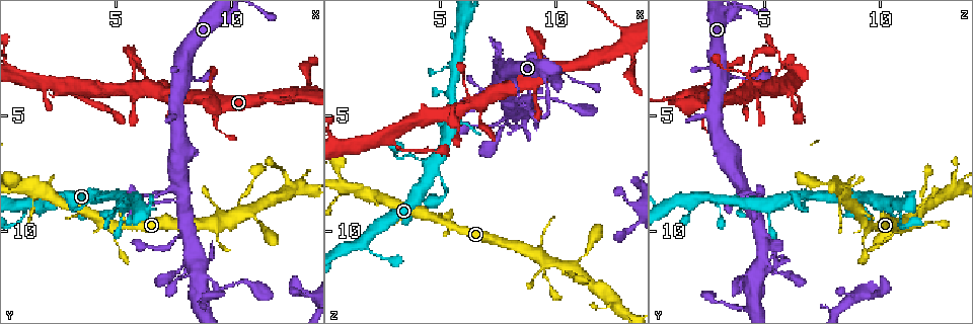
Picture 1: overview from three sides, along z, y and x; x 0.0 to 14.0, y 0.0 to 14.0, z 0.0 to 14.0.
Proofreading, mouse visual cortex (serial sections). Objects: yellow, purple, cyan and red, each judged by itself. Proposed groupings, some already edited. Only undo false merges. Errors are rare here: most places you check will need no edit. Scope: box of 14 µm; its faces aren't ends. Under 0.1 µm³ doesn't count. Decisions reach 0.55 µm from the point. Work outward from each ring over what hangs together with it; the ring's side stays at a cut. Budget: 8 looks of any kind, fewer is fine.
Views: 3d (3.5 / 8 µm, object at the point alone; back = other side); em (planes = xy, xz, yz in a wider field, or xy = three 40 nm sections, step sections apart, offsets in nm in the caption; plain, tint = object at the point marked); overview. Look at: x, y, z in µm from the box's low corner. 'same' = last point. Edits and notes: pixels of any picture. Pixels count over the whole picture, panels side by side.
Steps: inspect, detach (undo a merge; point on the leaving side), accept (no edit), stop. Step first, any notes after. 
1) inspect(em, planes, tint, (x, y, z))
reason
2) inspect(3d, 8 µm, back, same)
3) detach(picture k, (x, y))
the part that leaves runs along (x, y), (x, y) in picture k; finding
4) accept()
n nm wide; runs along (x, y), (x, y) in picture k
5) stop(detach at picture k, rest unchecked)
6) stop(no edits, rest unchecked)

inspect(3d, 3.5 µm, back, (6.2, 3.6, 4.3))
four arms meet

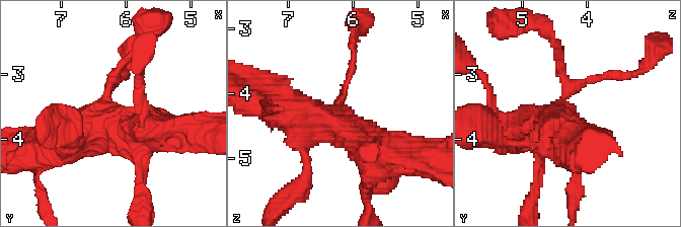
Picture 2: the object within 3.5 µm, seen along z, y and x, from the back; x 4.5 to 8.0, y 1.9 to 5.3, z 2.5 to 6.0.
inspect(em, xy, step 3, tint, (6.30, 3.55, 4.35))

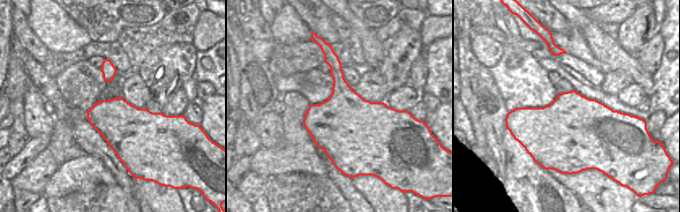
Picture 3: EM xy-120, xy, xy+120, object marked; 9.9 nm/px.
accept()
runs along (271, 107), (395, 147) in picture 2; one cell here

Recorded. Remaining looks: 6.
inspect(3d, 8 µm, (3.3, 4.2, 6.5))
thin neck

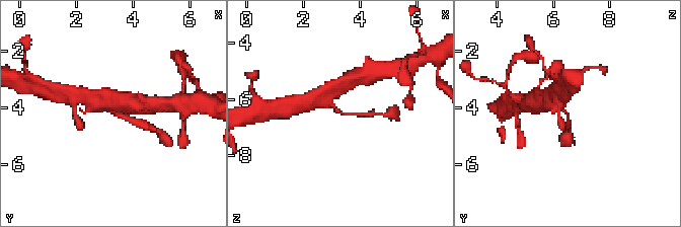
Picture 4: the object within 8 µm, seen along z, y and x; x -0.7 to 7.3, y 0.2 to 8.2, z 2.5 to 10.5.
inspect(em, xy, step 5, tint, (3.4, 4.2, 6.5))
arms of 200, 300 nm; need the tissue

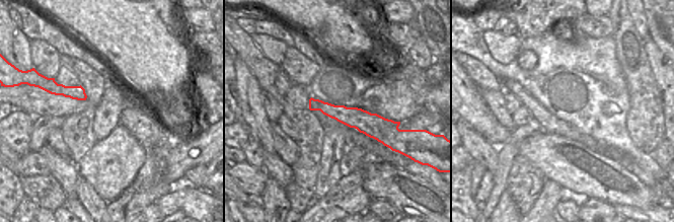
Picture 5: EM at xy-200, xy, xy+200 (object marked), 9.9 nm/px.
accept()
runs along (101, 103), (121, 118), (143, 124) in picture 4; continuous, no second cell

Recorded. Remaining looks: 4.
inspect(3d, 3.5 µm, back, (4.6, 8.5, 7.2))
thin arm on a thick one

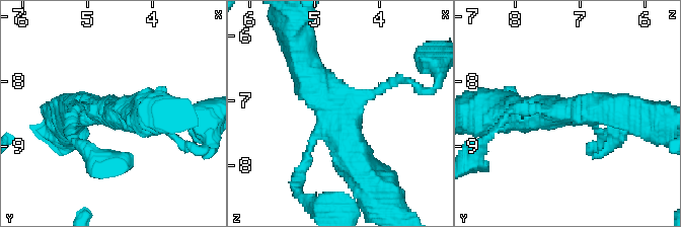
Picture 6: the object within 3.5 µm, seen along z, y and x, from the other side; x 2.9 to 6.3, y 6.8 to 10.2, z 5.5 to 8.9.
inspect(em, xy, step 2, tint, (4.70, 8.50, 7.20))
4 arms; arms of 100, 150, 500, 500 nm

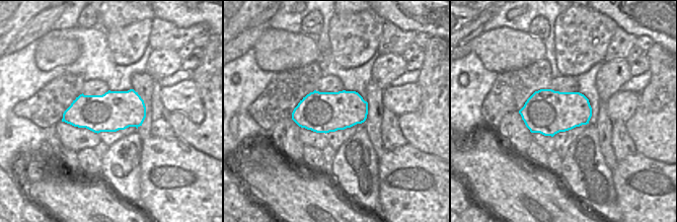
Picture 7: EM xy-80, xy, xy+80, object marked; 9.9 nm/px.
accept()
runs along (363, 174), (301, 60) in picture 6; all the same cell

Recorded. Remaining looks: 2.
stop(no edits, rest unchecked)

